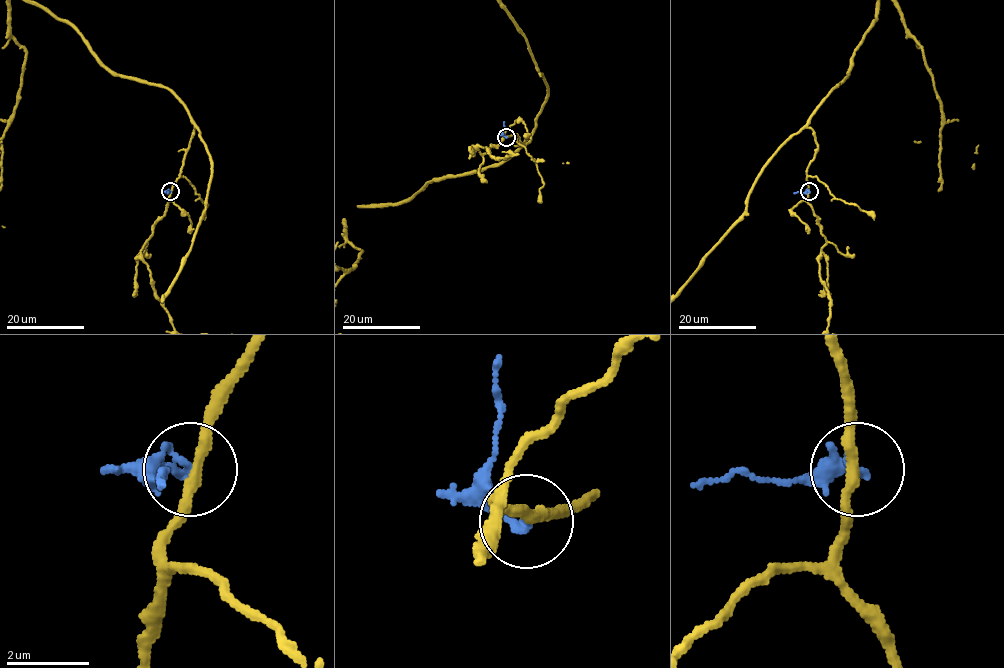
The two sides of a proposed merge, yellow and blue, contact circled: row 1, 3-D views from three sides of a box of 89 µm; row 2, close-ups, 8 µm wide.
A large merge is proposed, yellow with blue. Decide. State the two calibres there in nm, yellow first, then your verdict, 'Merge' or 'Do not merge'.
Thickness 260 nm (yellow) against 170 nm. Do not merge

